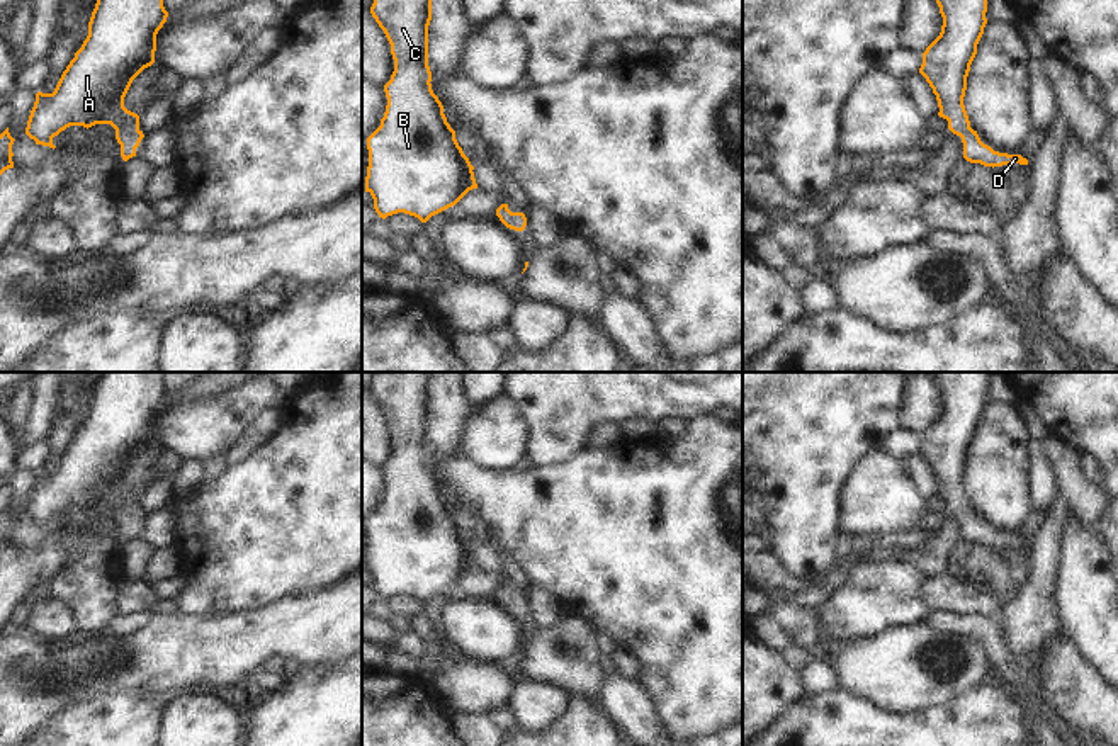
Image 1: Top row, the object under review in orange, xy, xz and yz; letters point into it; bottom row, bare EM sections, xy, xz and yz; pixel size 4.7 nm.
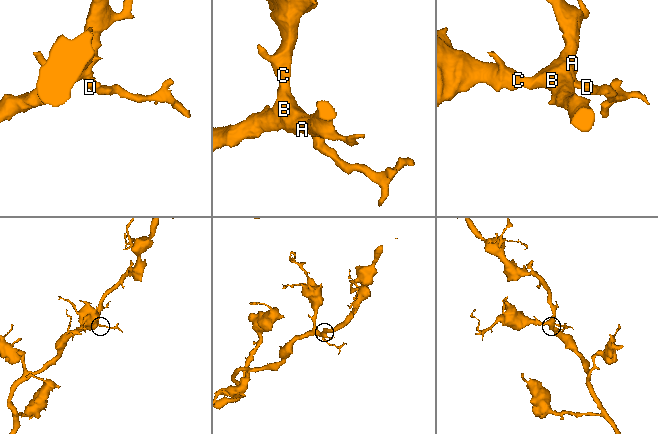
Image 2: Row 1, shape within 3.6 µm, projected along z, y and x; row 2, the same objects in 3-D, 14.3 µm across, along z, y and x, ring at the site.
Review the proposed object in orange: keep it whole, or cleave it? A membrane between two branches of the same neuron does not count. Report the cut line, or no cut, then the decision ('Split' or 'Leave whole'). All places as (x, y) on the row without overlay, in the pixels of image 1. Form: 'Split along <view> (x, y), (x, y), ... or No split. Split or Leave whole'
No split. Leave whole

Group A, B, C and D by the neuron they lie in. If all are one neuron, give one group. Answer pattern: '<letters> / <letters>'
A B C D

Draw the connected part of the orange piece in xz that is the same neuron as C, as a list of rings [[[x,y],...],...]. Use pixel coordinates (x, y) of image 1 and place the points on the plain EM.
[[[375,372],[370,394],[384,411],[394,440],[391,461],[384,466],[387,486],[381,506],[367,518],[369,547],[365,573],[374,579],[379,598],[404,593],[426,603],[477,569],[474,547],[447,503],[443,486],[432,471],[428,447],[428,406],[432,372]]]

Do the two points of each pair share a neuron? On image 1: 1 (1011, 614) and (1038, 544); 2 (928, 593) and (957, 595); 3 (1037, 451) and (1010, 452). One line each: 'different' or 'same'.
1: same
2: same
3: different

